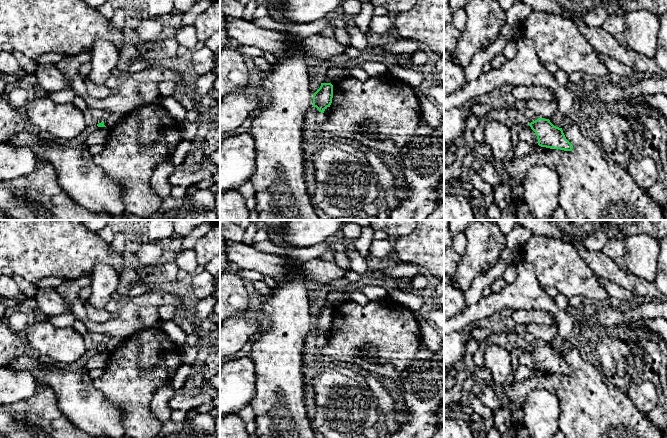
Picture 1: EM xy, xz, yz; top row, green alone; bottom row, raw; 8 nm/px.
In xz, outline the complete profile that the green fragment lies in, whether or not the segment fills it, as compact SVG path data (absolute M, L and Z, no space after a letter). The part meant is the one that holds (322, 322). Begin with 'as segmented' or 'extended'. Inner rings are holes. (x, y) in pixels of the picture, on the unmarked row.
as segmented | M321 307L320 312L313 318L313 331L324 337L330 331L333 322L333 309L331 307Z

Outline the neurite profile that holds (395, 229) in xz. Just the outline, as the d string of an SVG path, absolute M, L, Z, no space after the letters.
M371 220L370 226L376 231L384 231L391 240L411 234L417 220Z

